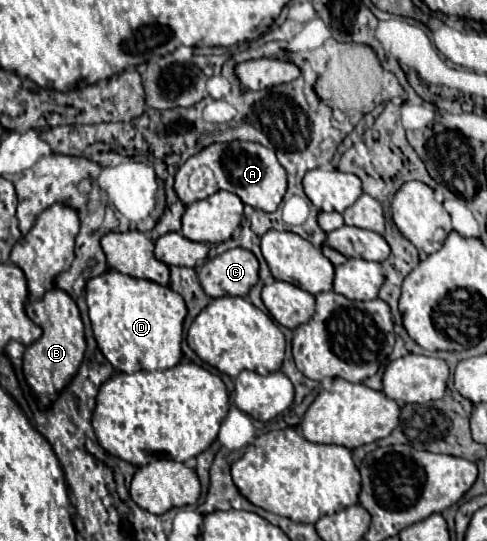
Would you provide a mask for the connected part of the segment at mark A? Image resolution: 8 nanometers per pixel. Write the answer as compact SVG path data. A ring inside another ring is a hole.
M214 142L210 146L206 146L206 150L200 150L198 154L190 156L180 170L176 172L176 182L174 182L174 190L180 196L180 200L184 204L192 204L196 200L202 200L206 196L210 196L208 192L194 192L188 186L188 176L200 168L200 166L208 166L214 172L214 180L216 180L216 188L218 190L226 190L236 194L244 204L264 210L264 212L276 212L276 208L280 206L284 194L286 194L286 170L284 166L278 162L274 150L258 144L258 142Z

